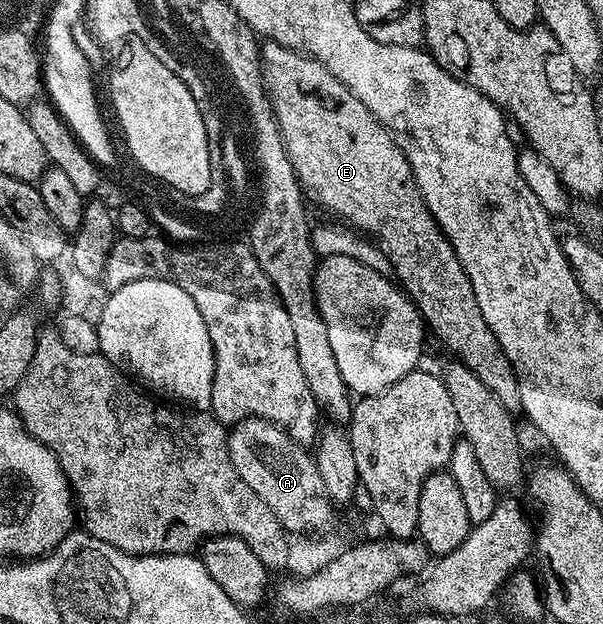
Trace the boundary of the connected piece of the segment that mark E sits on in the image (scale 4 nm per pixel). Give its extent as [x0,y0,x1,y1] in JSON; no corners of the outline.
[260,42,521,414]

